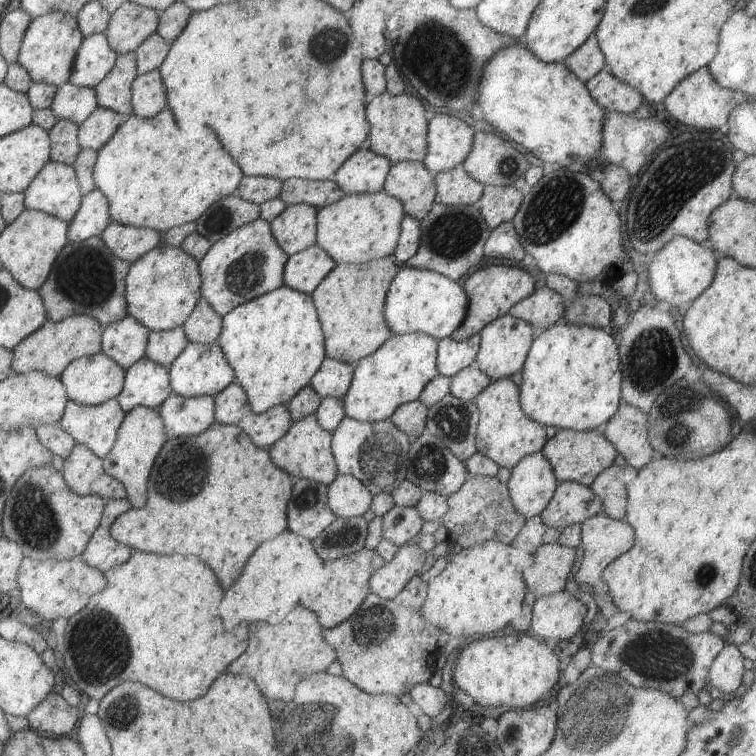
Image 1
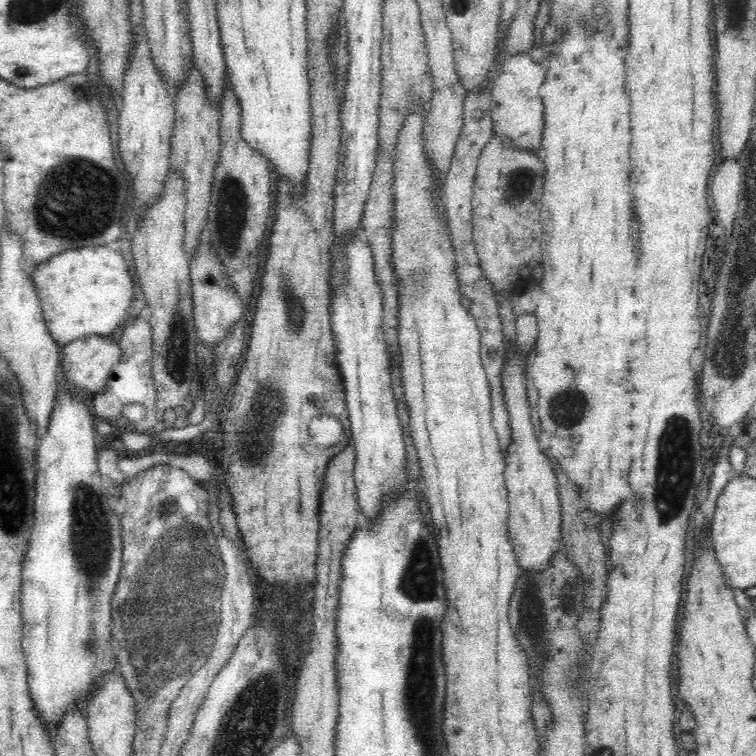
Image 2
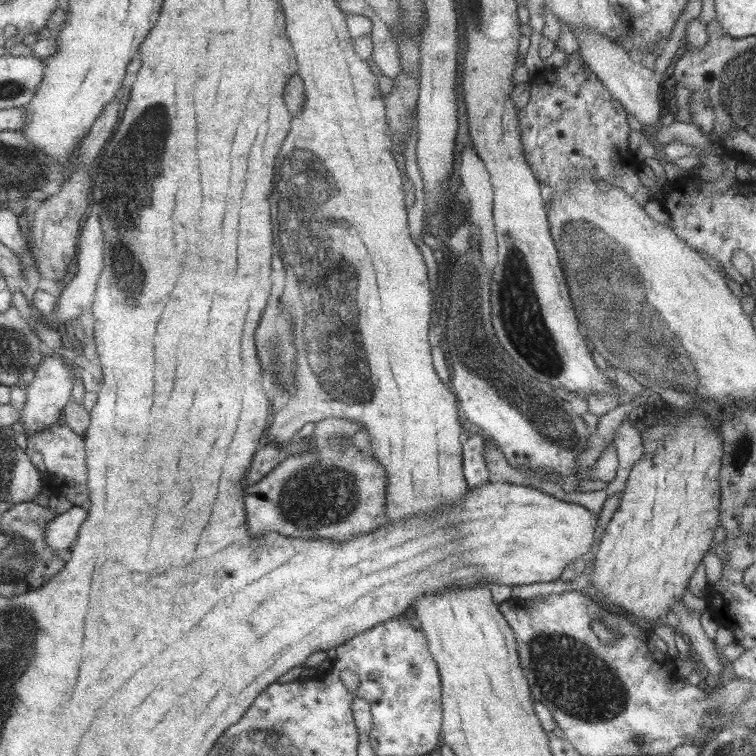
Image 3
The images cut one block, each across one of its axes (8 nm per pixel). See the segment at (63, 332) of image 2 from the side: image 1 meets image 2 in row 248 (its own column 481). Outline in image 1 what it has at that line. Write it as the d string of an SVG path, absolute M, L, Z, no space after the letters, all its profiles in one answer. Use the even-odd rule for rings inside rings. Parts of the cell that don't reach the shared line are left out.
M516 41L515 44L501 48L497 54L493 54L493 58L487 60L481 76L483 78L477 84L475 98L475 106L479 106L476 111L480 111L478 118L495 127L495 130L503 132L503 136L507 136L509 141L520 144L547 166L567 166L572 162L582 165L599 155L602 122L607 111L591 98L585 84L572 74L563 62L542 62L522 41Z

